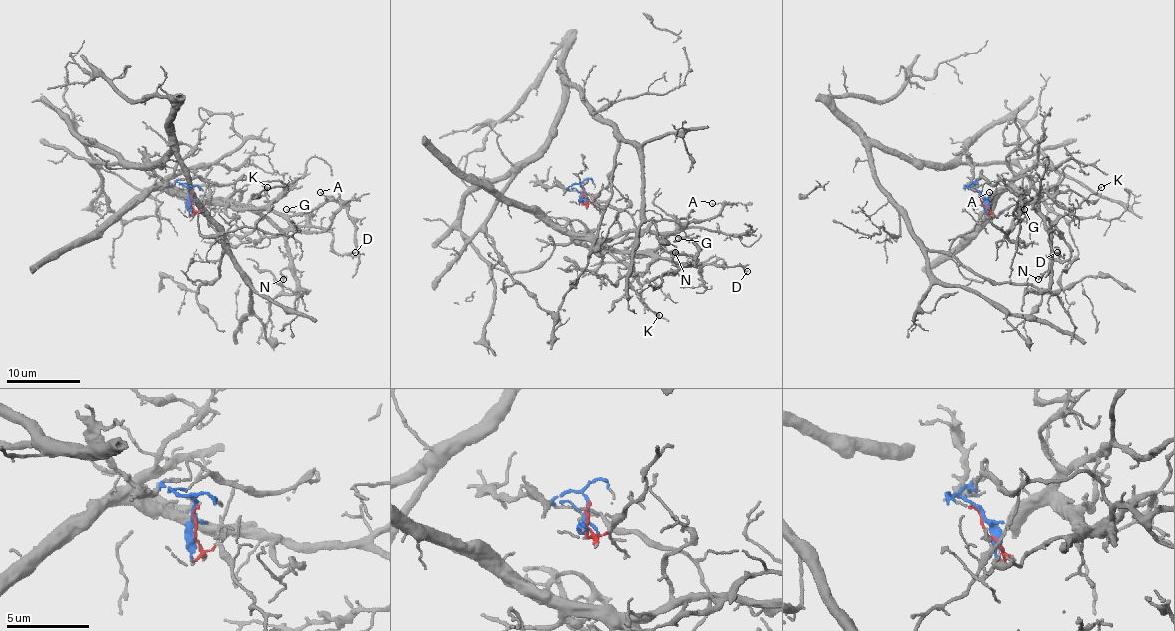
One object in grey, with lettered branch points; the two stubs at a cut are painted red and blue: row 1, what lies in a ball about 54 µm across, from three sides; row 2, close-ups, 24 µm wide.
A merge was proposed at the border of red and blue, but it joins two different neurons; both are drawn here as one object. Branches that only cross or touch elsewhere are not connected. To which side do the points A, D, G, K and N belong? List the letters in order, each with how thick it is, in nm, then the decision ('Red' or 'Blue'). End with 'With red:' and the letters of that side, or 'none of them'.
A: Thickness 90 nm. Blue
D: Thickness 160 nm. Blue
G: Thickness 110 nm. Blue
K: Thickness 100 nm. Blue
N: Thickness 190 nm. Blue
With red: none of them

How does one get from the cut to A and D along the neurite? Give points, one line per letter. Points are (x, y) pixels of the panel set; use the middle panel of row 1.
A: (582, 193), (573, 185), (634, 222), (634, 241), (613, 250), (630, 231), (674, 231), (731, 204), (711, 202)
D: (582, 193), (578, 184), (573, 185), (630, 215), (637, 233), (625, 252), (748, 270)

